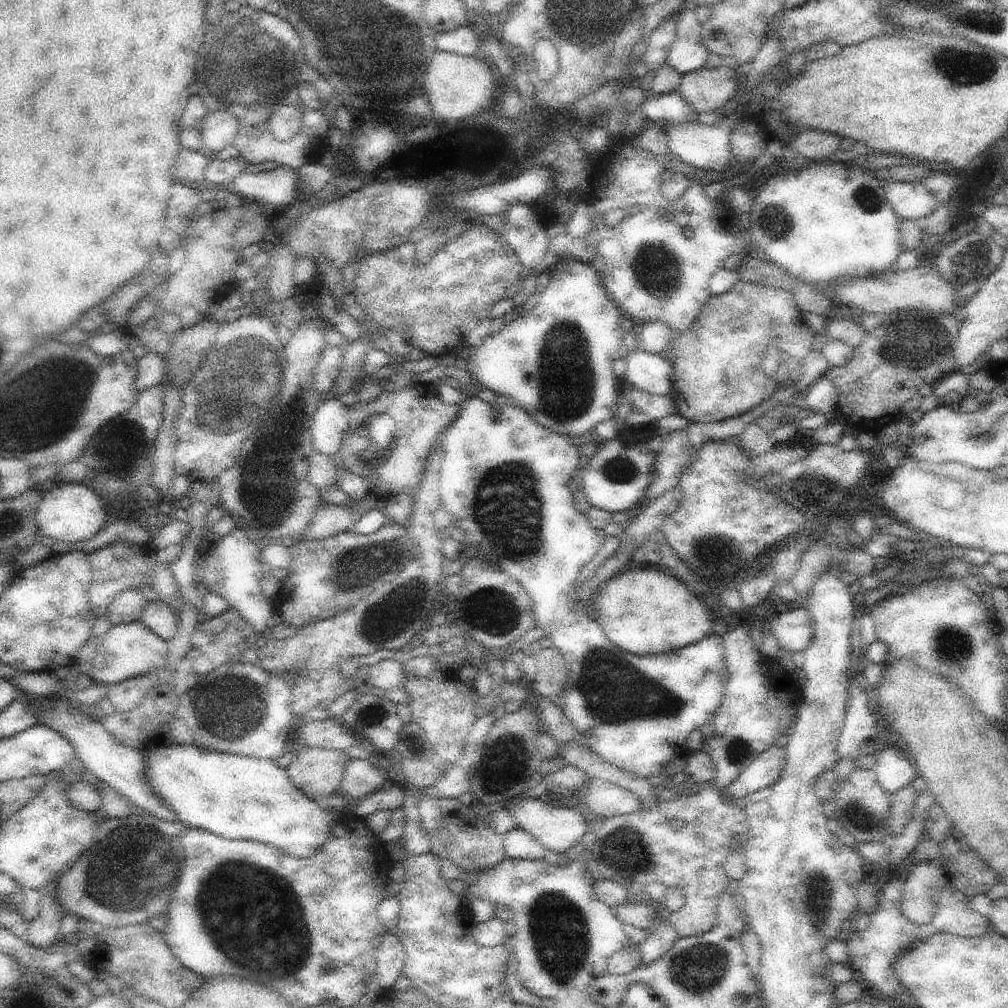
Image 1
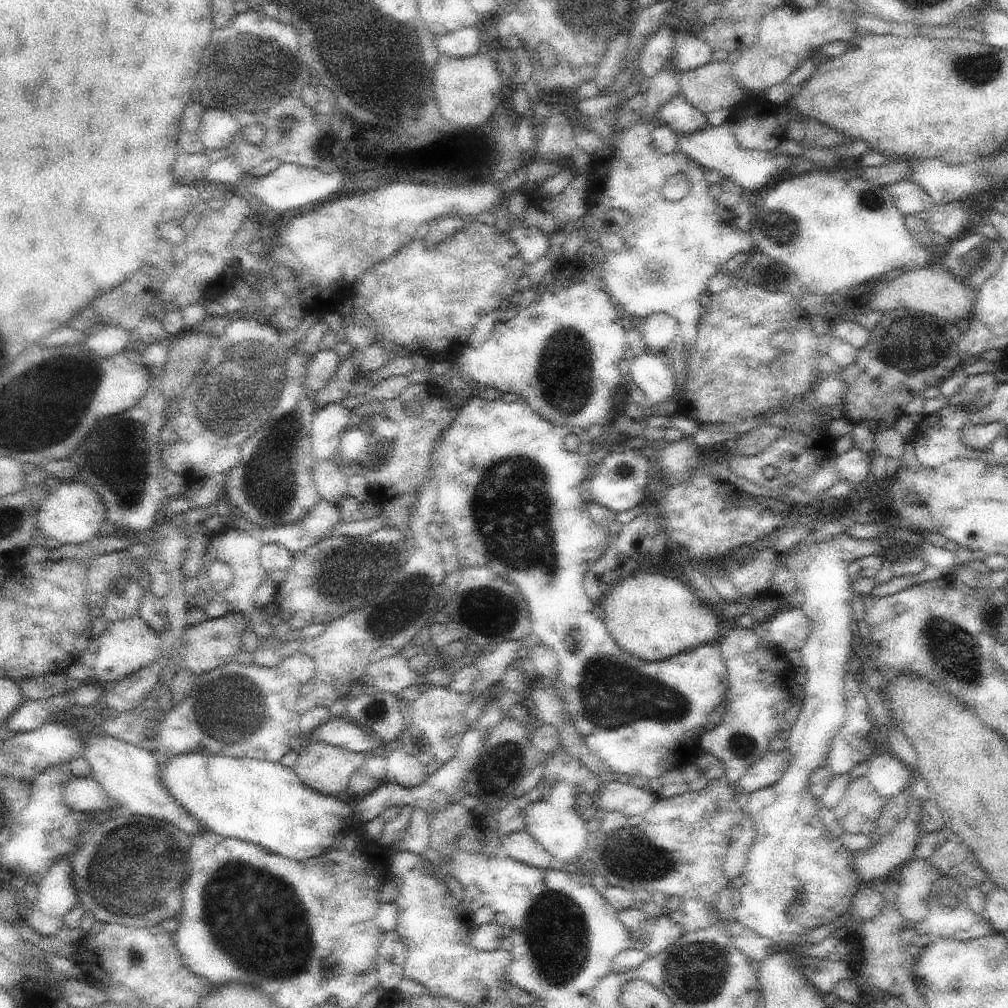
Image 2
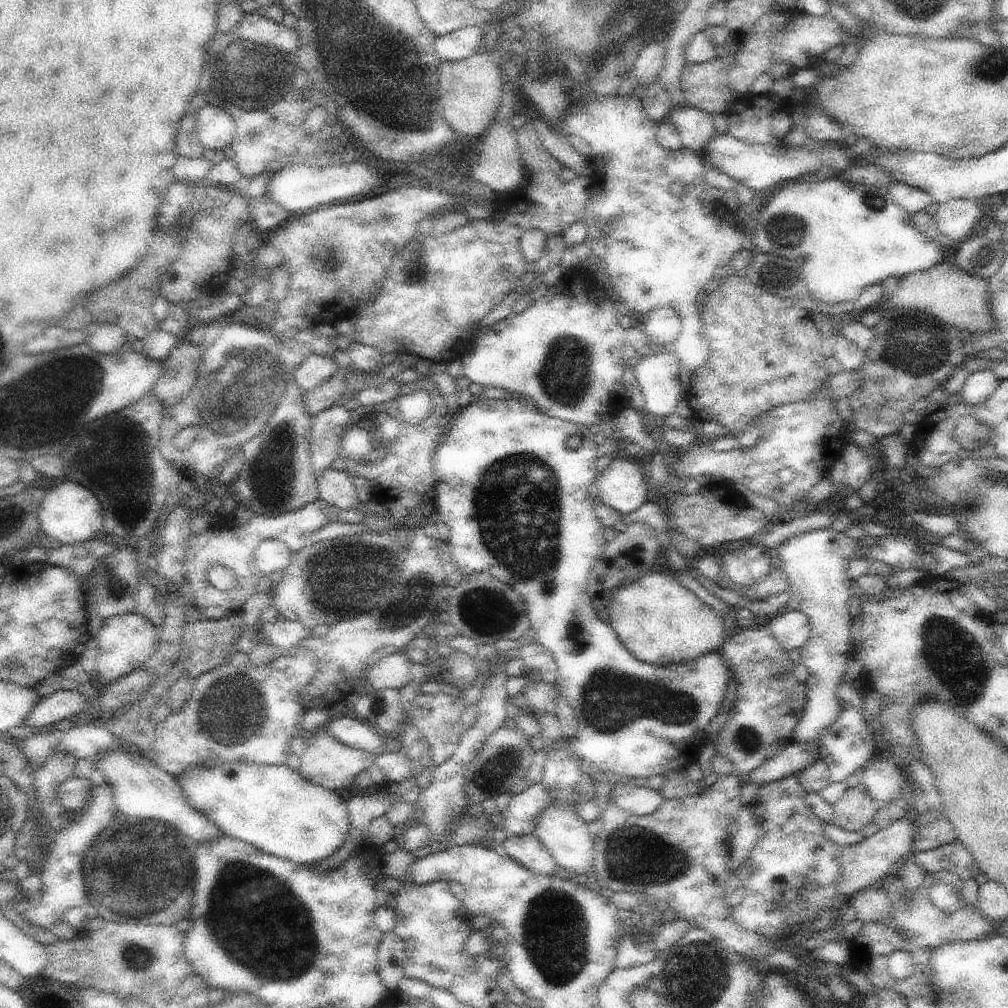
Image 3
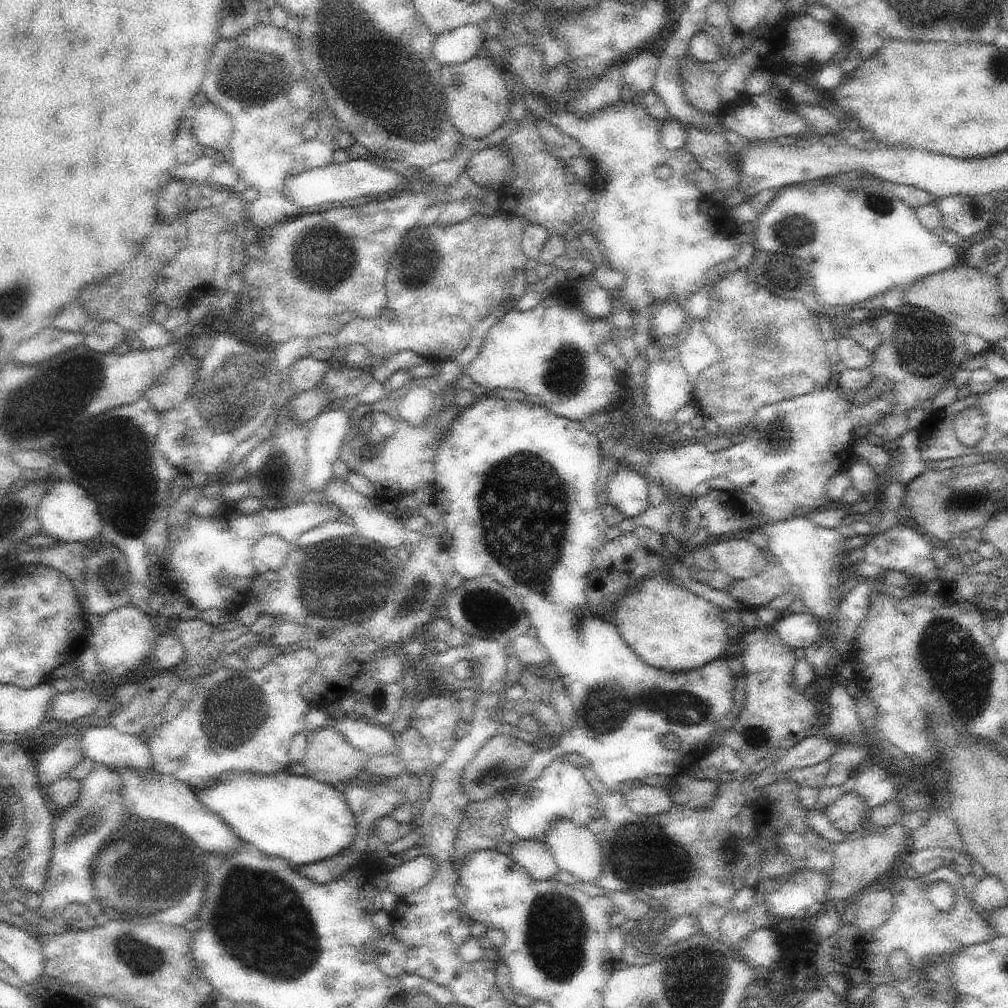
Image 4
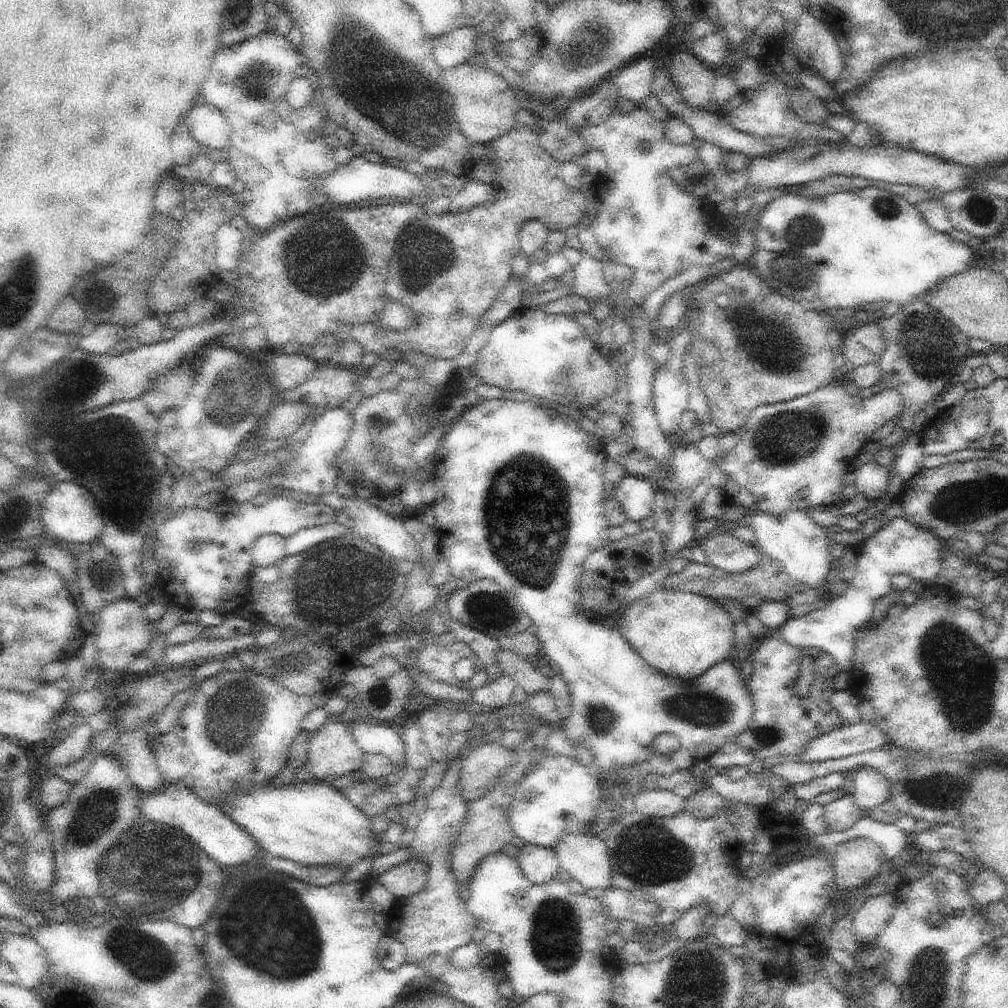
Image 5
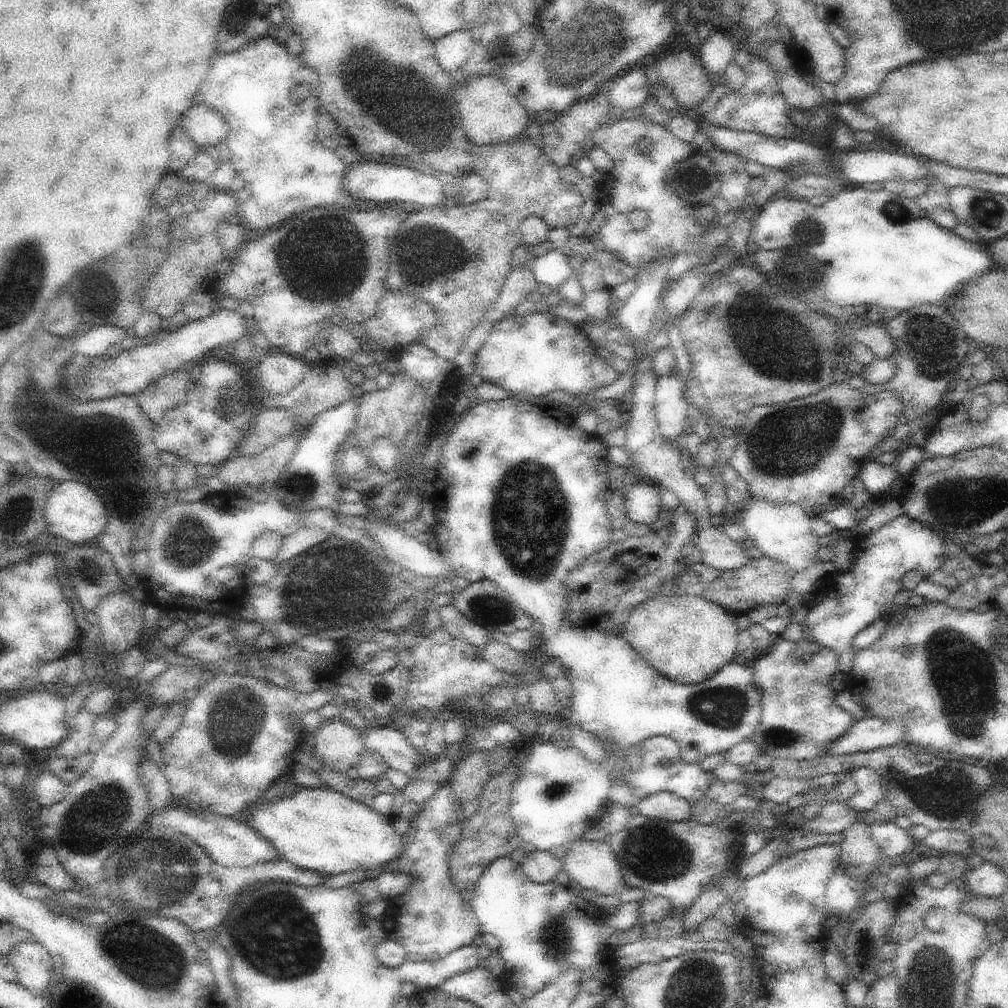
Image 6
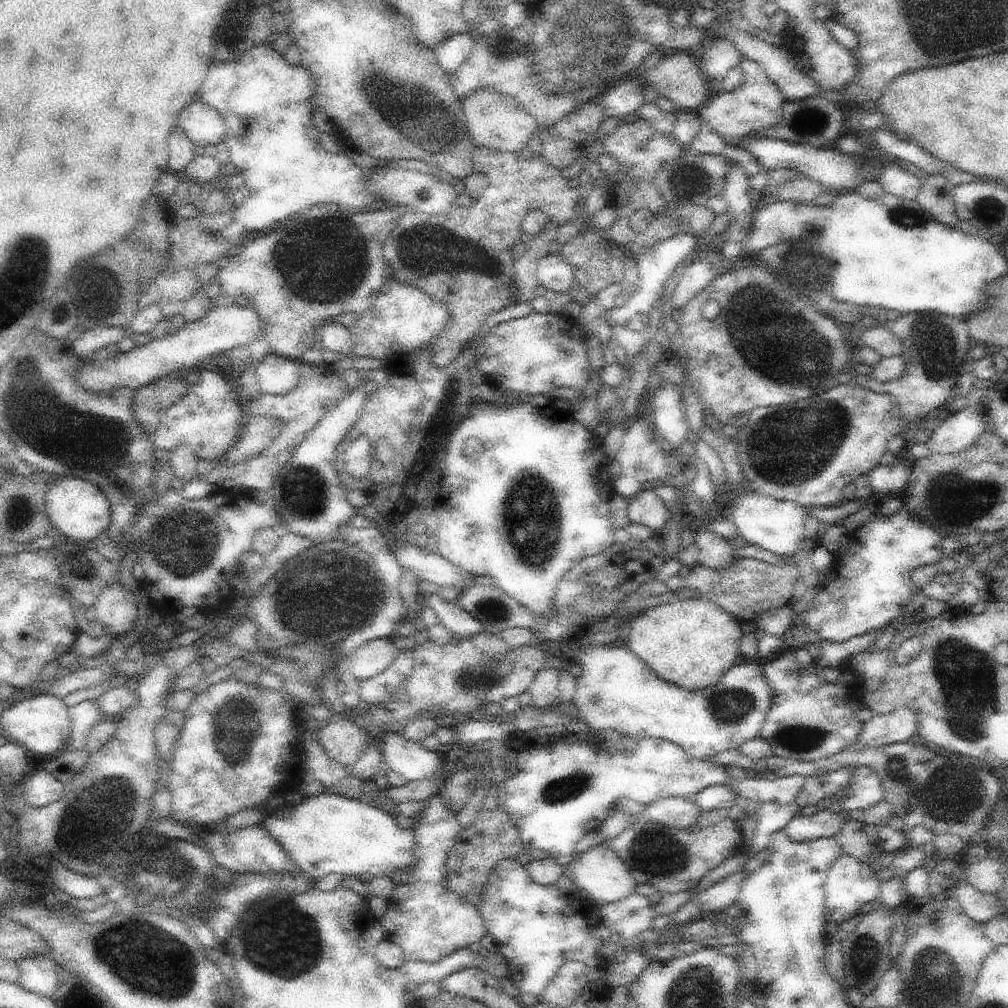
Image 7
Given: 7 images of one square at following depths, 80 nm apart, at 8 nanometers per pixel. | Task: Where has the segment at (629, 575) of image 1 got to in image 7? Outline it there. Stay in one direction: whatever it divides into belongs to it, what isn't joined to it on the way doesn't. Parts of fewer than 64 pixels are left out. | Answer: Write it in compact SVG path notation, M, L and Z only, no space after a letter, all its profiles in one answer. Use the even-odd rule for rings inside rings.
M685 598L671 603L662 603L651 606L642 614L631 619L627 645L637 654L651 669L665 681L695 691L709 686L714 686L721 680L722 675L730 670L737 662L740 662L740 639L743 633L737 618L726 612L721 606L706 599Z

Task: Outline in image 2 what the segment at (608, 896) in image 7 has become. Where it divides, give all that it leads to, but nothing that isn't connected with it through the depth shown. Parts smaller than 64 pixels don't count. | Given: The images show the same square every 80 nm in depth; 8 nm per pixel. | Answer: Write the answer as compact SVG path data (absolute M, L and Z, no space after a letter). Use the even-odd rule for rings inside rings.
M542 800L536 801L532 806L525 808L525 829L538 841L540 844L551 854L552 857L558 861L571 864L582 853L590 853L586 851L586 837L589 834L588 828L586 828L586 820L580 818L580 814L576 810L566 810L566 812L560 812L558 808L542 802Z

